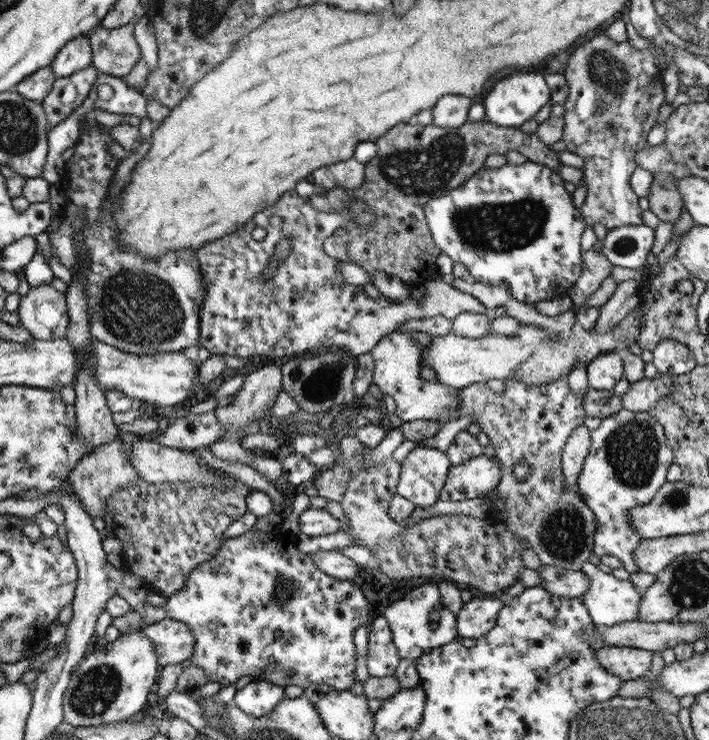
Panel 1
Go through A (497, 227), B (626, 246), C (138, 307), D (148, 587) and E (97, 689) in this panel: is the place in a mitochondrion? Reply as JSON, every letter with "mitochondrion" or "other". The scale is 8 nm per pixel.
{"A":"mitochondrion","B":"mitochondrion","C":"mitochondrion","D":"other","E":"mitochondrion"}

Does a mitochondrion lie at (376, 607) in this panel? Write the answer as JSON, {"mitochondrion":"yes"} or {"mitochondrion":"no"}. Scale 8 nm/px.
{"mitochondrion":"no"}

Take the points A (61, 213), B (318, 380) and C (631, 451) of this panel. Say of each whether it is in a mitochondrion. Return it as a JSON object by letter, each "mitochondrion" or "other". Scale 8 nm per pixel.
{"A":"other","B":"mitochondrion","C":"mitochondrion"}

